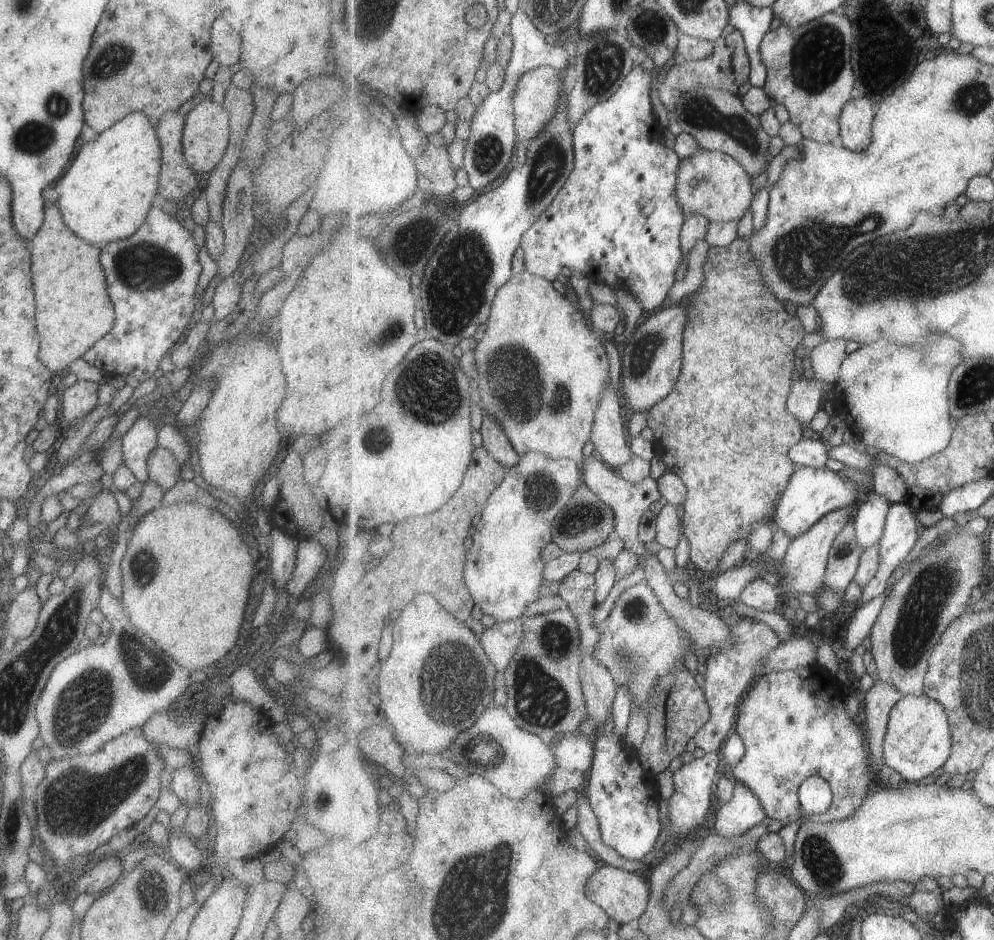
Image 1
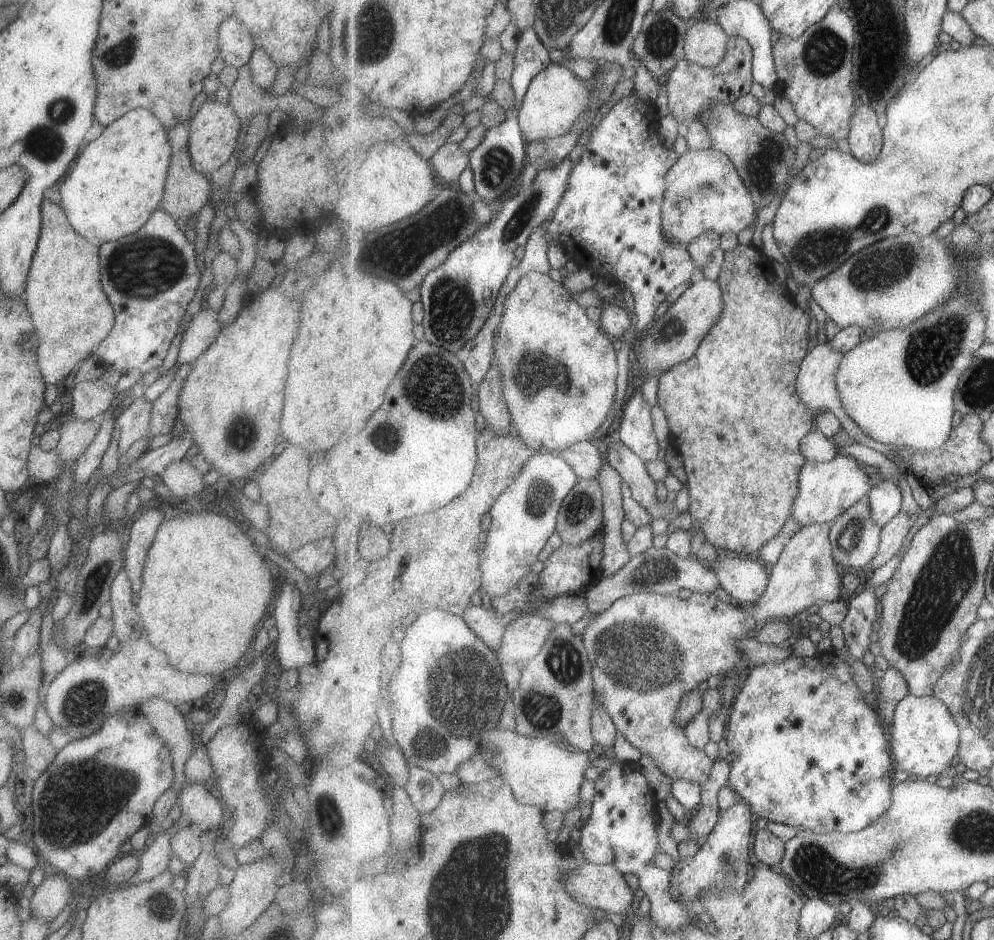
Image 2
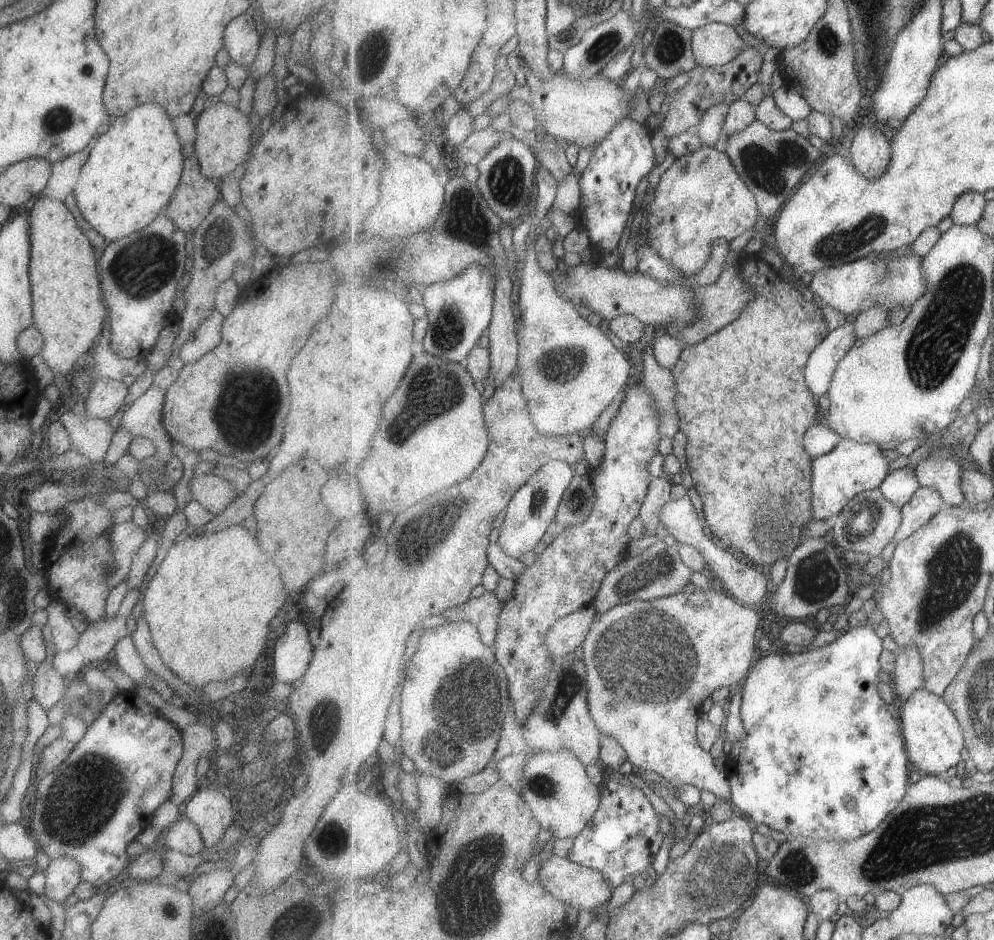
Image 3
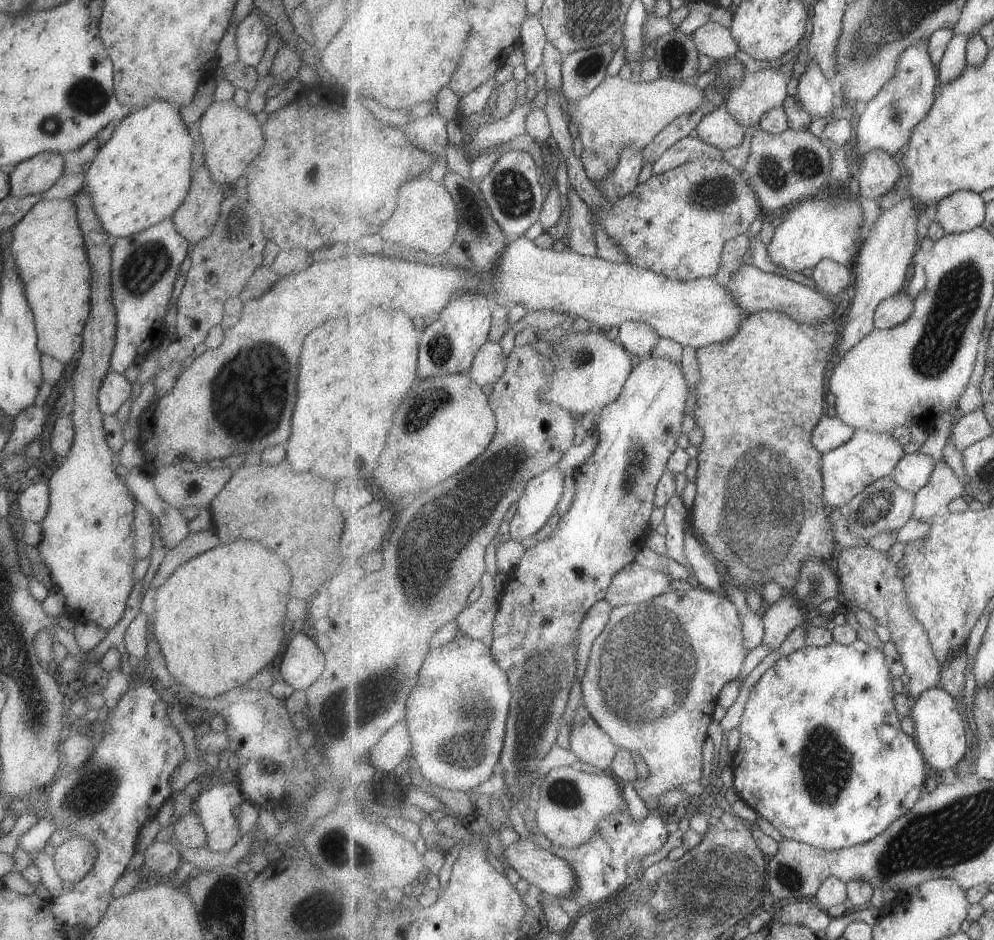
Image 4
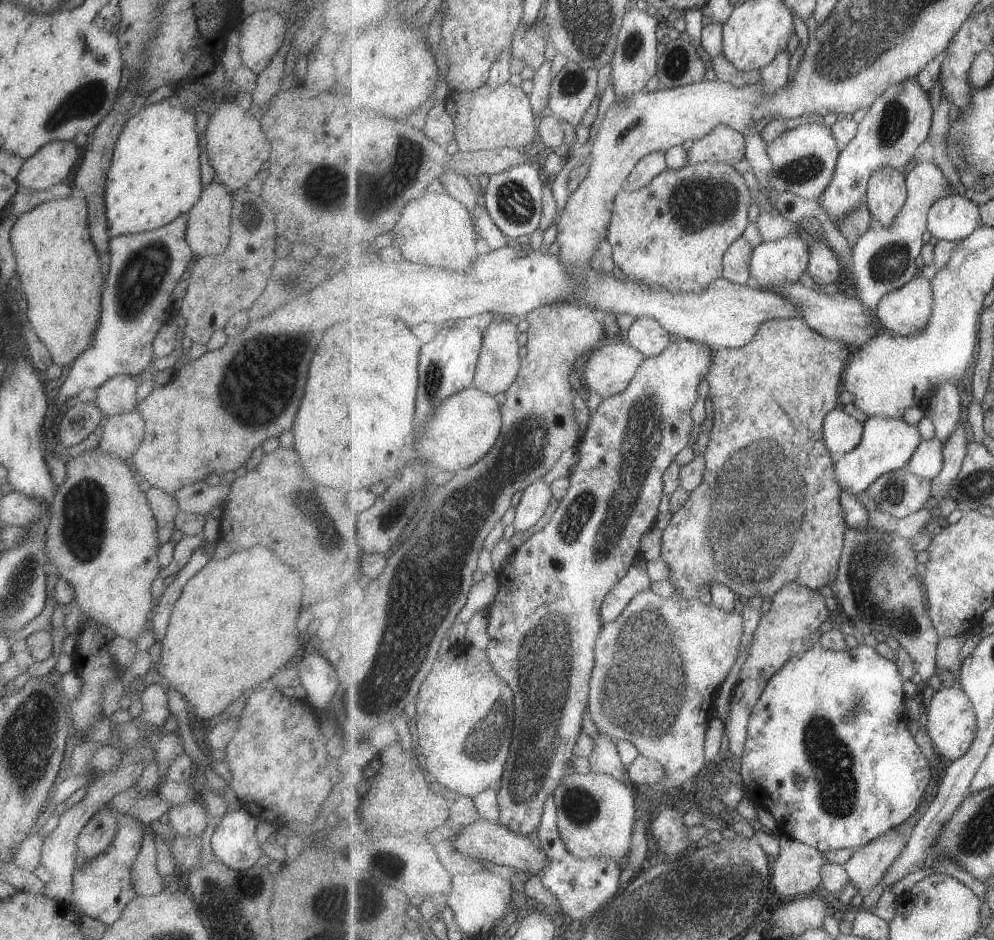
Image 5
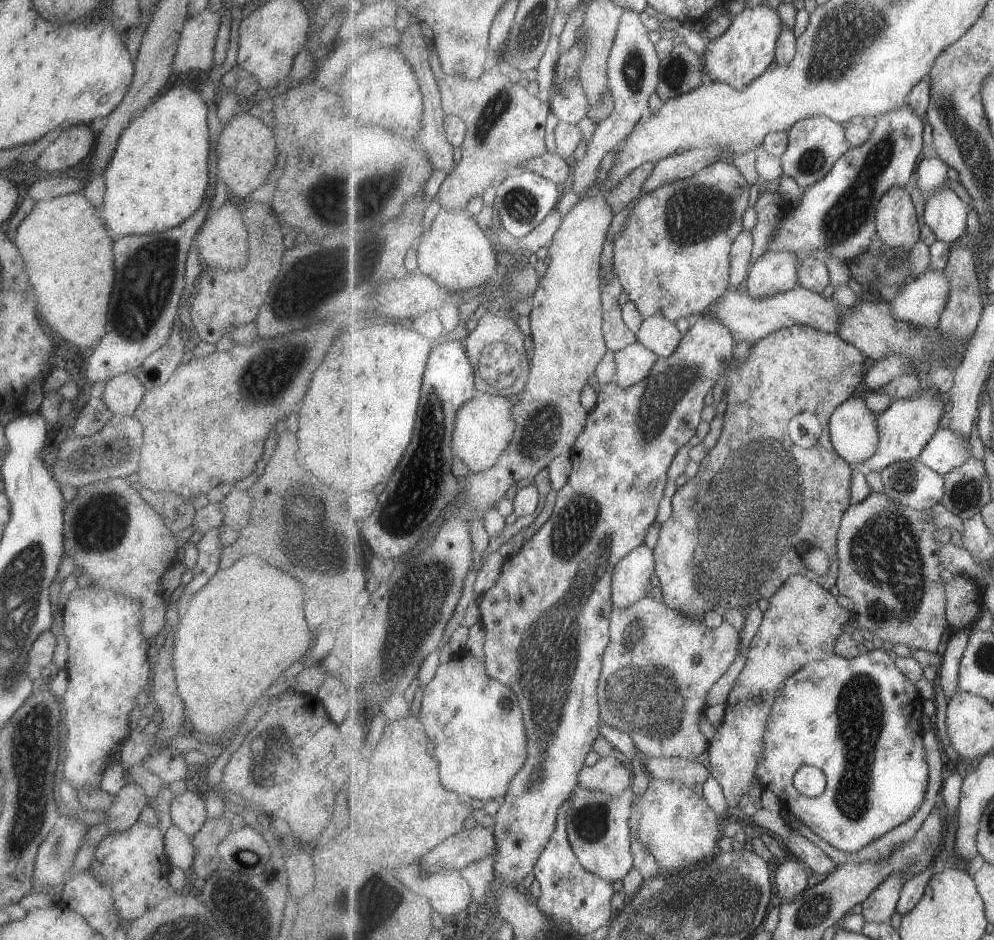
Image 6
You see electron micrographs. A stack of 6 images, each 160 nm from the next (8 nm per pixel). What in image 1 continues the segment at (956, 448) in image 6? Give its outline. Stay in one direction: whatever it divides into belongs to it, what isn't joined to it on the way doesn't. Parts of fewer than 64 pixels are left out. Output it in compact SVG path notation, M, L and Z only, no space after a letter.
M874 488L870 490L868 500L855 511L854 525L859 544L864 550L882 539L892 504L887 496Z

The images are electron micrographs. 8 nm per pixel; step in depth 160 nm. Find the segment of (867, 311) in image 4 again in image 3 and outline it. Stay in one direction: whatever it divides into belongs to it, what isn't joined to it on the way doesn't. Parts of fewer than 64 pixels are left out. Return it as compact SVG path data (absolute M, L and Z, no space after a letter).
M853 319L846 320L829 333L829 336L816 348L806 366L806 380L811 392L818 398L827 395L831 388L837 364L855 346L856 324Z

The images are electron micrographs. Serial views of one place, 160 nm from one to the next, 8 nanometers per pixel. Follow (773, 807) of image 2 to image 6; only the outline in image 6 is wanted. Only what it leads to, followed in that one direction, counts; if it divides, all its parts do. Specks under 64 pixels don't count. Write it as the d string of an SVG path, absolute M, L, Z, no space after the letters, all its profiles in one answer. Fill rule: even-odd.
M874 649L871 652L857 654L855 658L846 658L835 654L831 658L825 660L814 659L807 662L803 668L799 668L795 674L789 676L783 684L784 688L779 690L781 694L777 694L775 704L771 708L769 714L769 722L767 722L767 732L763 736L765 742L765 758L759 762L757 766L757 778L762 790L770 790L779 798L782 809L787 808L789 814L797 816L805 826L809 826L819 838L823 838L823 842L829 842L831 846L847 853L860 852L865 846L872 844L875 840L882 838L891 830L898 828L901 824L910 820L919 812L919 808L925 802L927 796L927 786L929 786L929 762L927 762L927 750L923 744L924 730L919 725L919 712L922 710L921 696L915 688L915 684L899 670L899 666L895 664L895 660L886 654L885 650ZM810 765L819 768L825 772L828 779L827 789L821 796L807 797L801 794L795 787L795 774L803 766Z

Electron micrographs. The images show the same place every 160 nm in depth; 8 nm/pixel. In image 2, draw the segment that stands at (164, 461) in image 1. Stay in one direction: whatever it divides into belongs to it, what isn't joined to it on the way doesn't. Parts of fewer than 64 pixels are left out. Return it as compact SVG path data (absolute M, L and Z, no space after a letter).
M188 460L175 461L166 466L159 480L177 499L182 496L199 497L205 488L203 475Z

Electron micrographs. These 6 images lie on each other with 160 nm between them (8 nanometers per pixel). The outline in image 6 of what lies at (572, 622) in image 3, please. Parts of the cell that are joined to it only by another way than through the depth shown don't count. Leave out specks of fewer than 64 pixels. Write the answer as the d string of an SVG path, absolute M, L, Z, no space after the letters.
M646 543L629 552L615 568L612 578L614 608L629 608L649 597L651 578L656 575L655 554Z

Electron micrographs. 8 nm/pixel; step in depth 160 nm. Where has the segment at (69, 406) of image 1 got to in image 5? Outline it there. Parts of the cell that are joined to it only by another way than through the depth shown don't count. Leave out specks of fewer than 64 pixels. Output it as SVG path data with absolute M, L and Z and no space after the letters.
M113 376L97 388L93 404L99 408L104 418L132 412L137 404L136 384L136 378Z

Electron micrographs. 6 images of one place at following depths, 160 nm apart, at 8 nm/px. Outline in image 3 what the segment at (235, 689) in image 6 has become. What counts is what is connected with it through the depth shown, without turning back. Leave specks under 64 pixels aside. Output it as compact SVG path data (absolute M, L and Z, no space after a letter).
M230 525L211 534L182 539L178 536L144 588L139 608L164 668L201 689L207 683L225 682L233 674L247 671L245 668L261 654L269 634L269 620L285 598L279 570L261 550L256 537L246 528Z

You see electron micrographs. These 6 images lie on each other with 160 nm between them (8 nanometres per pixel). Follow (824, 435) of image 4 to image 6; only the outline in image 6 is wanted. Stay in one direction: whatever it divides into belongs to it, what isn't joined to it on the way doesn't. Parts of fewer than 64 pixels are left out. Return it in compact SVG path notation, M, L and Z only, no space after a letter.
M861 392L835 410L829 424L832 442L835 451L849 465L861 464L877 452L877 420L878 416L867 406Z

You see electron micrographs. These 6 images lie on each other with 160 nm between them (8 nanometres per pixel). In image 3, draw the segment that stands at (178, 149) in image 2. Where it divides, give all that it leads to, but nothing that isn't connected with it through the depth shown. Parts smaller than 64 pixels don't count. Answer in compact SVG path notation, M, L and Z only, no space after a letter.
M181 146L184 158L182 173L173 196L170 198L169 204L166 206L163 213L167 218L172 220L172 223L180 231L183 231L184 233L193 233L202 223L202 220L207 216L209 209L219 200L220 194L217 183L210 181L201 174L194 146Z

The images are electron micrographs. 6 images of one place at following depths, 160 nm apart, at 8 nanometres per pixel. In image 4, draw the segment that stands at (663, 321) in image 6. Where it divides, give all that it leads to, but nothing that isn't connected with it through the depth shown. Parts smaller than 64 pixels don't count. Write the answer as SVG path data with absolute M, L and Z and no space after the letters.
M627 321L619 327L618 338L621 344L639 360L652 356L661 336L650 324Z

